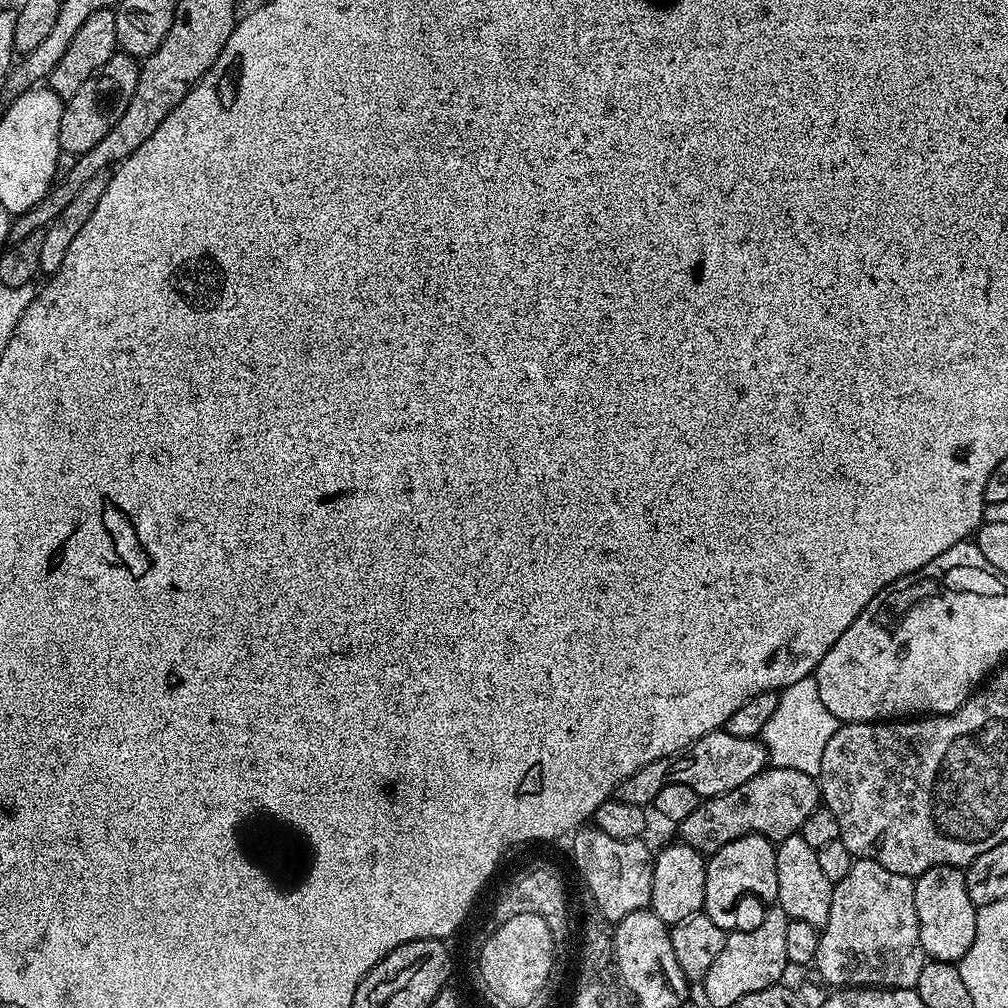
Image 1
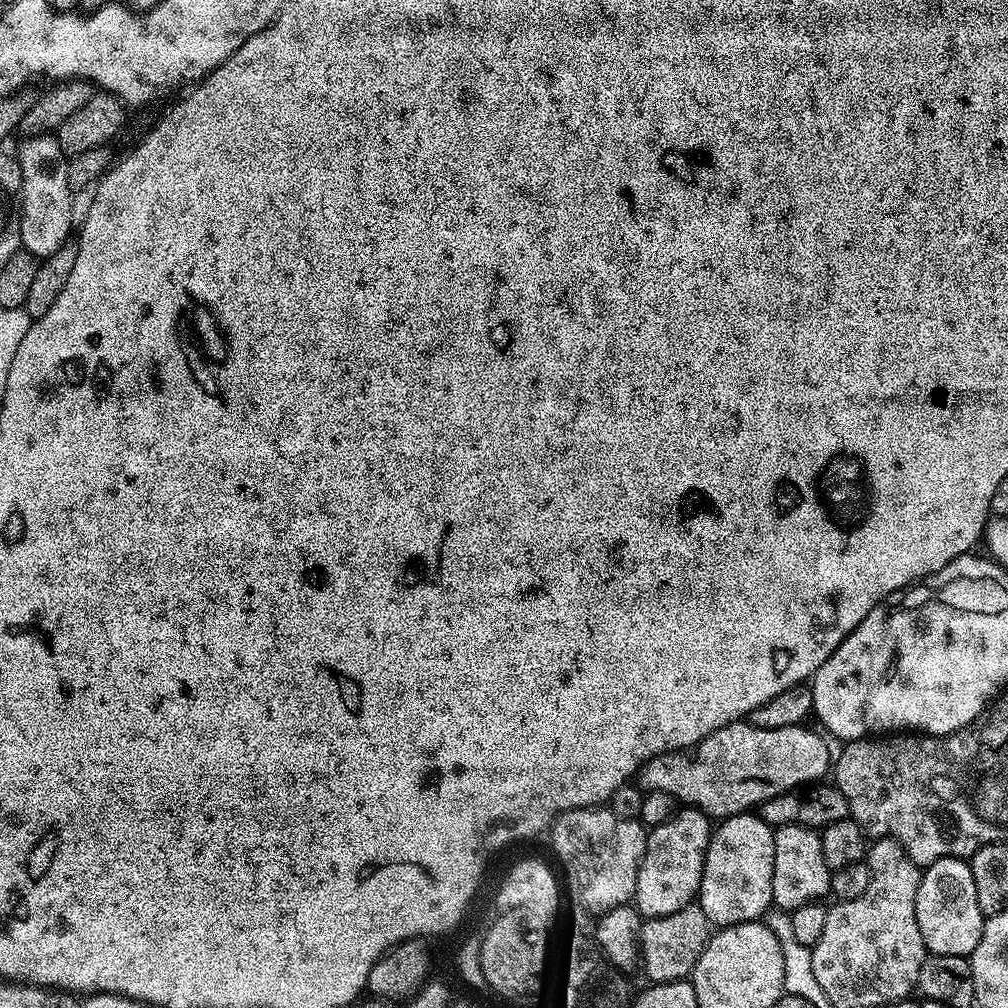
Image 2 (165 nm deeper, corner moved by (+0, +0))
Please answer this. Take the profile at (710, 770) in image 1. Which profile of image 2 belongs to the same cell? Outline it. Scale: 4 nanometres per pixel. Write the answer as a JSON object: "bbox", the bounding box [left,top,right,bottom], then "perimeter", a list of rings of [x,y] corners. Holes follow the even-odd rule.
{"bbox":[638,722,829,818],"perimeter":[[[752,722],[727,724],[714,730],[714,734],[702,738],[702,742],[693,748],[679,748],[676,752],[663,752],[650,758],[650,762],[643,764],[638,773],[639,787],[644,792],[670,794],[681,805],[697,808],[710,818],[723,818],[759,809],[760,805],[778,794],[811,785],[829,775],[829,741],[819,731],[811,732],[807,726],[788,725],[785,722],[779,725],[780,728],[759,728],[756,724],[748,723]]]}

